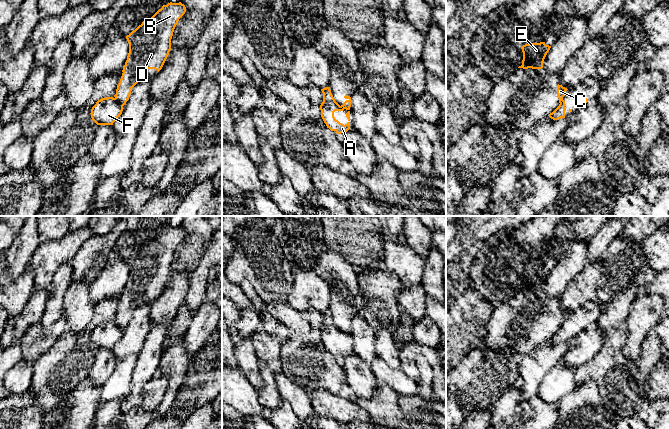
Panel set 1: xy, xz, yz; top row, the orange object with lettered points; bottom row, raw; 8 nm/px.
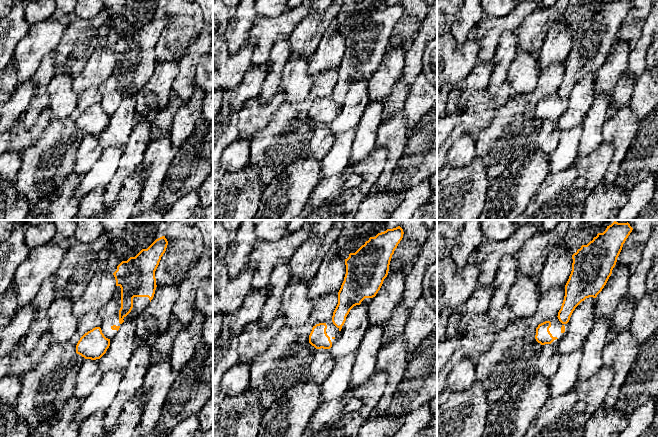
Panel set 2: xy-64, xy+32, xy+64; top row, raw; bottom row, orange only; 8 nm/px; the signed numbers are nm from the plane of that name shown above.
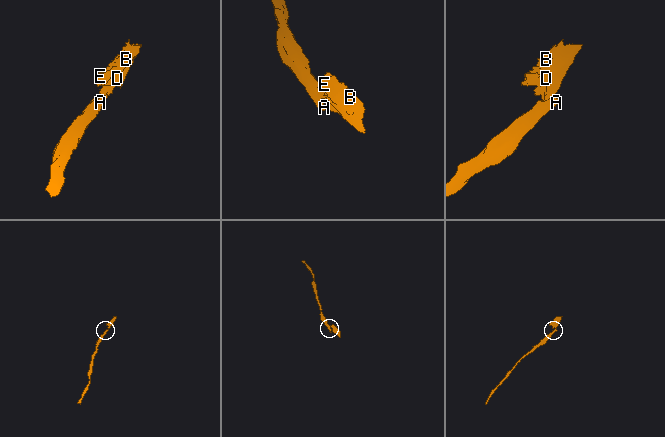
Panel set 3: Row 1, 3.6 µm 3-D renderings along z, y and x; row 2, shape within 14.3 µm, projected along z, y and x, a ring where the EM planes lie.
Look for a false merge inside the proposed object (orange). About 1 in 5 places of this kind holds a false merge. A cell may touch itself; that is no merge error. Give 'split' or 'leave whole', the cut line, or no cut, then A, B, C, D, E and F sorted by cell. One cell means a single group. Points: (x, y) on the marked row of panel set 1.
split; cut in xy along (115, 97), (123, 105); A F / B C D E

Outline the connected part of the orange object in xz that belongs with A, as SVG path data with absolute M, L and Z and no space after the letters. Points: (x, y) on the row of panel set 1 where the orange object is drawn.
M329 87L323 88L321 91L323 93L323 102L320 105L321 117L327 128L337 134L347 132L350 129L350 122L344 125L334 117L335 111L343 111L344 108L335 101Z

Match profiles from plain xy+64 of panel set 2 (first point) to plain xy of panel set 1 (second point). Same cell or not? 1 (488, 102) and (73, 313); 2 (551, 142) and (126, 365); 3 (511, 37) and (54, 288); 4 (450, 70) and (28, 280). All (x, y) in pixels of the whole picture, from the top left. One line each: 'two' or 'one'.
1: two
2: two
3: one
4: one

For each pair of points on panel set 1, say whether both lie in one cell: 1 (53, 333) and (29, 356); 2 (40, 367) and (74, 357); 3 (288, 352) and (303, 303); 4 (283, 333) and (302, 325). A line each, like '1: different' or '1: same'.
1: same
2: same
3: different
4: different

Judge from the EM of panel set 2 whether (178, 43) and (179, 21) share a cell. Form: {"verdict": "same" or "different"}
{"verdict": "same"}

